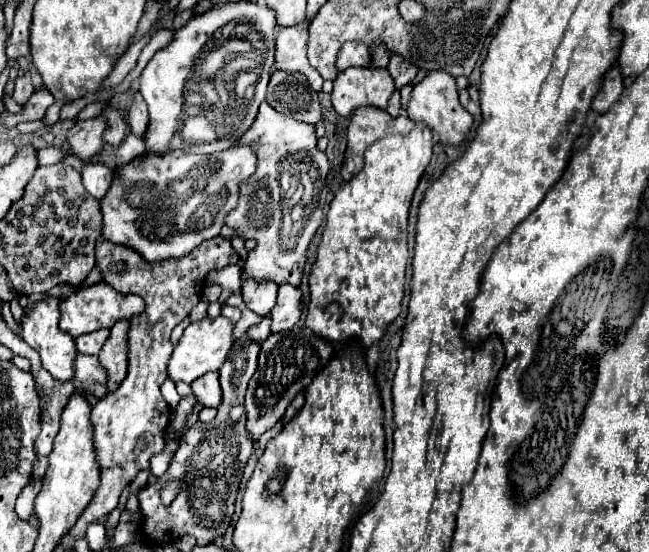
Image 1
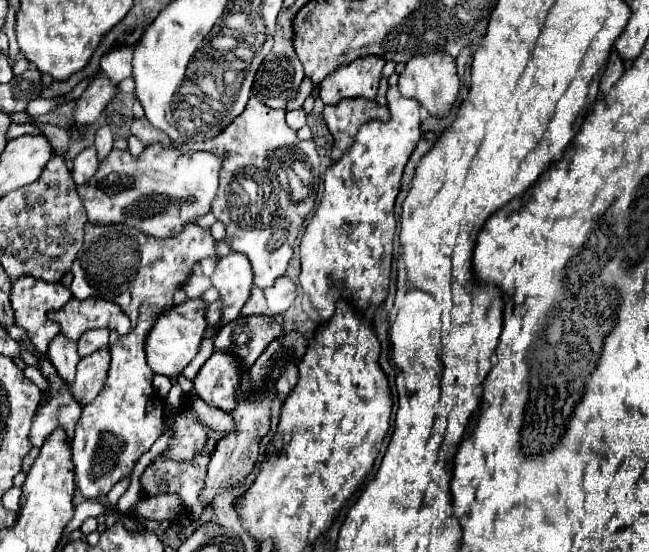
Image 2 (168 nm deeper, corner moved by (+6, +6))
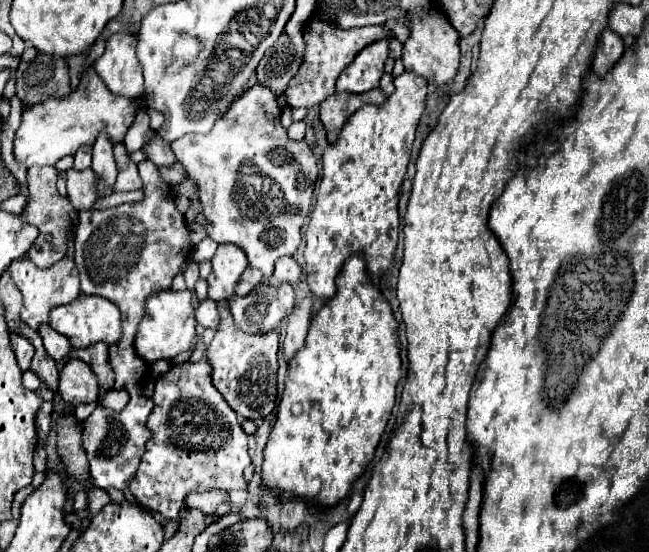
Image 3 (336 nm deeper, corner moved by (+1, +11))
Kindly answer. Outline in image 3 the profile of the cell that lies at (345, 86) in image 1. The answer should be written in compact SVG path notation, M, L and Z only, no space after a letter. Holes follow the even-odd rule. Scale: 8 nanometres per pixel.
M379 40L363 48L355 56L355 60L345 68L345 72L337 78L335 92L363 94L373 88L379 88L379 80L383 76L383 66L387 56L389 56L389 40Z

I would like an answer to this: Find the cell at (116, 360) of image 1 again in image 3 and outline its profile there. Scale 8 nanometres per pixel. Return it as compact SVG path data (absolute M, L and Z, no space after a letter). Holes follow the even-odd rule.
M69 358L59 378L59 392L67 404L89 404L99 398L99 380L87 362Z

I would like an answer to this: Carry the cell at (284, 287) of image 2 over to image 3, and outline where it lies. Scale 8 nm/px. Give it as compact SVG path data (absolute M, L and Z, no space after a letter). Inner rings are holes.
M283 256L283 258L279 258L279 262L275 264L273 276L271 276L271 286L279 288L281 284L295 284L295 282L299 282L301 274L303 274L303 272L301 272L301 266L295 262L295 258Z

